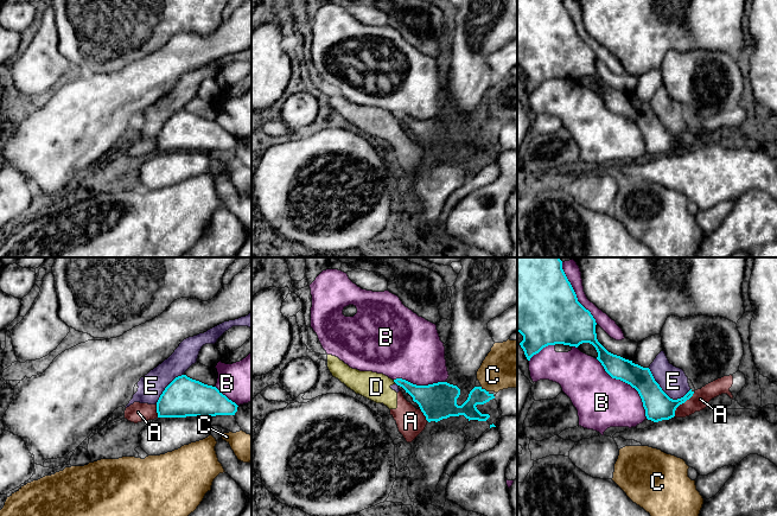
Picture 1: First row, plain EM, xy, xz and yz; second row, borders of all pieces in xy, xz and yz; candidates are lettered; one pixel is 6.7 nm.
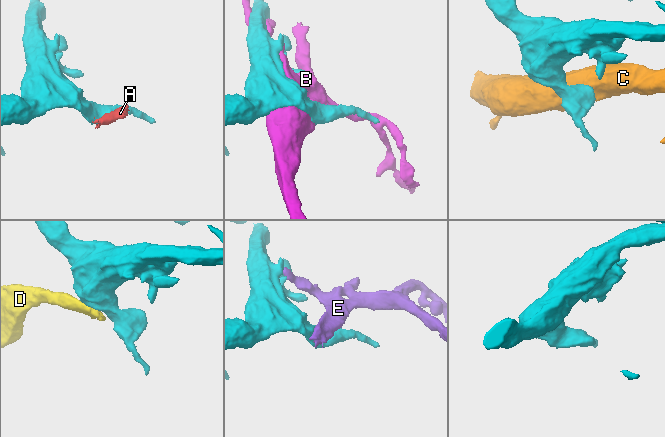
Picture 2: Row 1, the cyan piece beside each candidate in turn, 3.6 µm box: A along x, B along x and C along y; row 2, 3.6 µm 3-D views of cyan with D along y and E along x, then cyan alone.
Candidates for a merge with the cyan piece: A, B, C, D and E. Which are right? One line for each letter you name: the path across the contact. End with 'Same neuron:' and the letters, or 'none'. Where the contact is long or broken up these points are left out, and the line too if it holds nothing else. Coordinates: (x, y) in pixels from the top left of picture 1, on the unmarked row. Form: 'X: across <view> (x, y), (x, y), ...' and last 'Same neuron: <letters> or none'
Same neuron: none

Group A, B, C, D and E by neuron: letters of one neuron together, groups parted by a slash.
A D E / B / C

